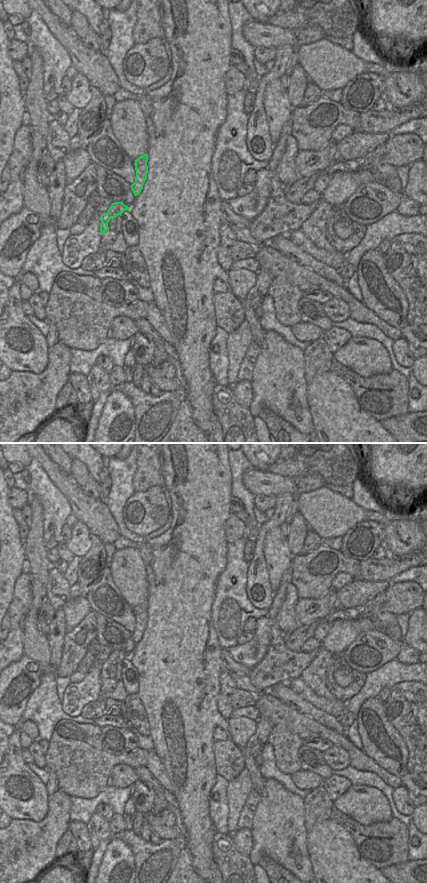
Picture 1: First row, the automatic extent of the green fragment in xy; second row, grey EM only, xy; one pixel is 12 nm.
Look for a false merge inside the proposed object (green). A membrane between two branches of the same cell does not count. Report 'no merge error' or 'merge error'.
no merge error

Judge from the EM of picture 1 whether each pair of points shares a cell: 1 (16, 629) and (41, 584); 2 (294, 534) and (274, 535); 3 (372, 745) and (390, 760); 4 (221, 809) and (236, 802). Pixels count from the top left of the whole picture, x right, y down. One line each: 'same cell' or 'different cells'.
1: different cells
2: different cells
3: same cell
4: different cells

